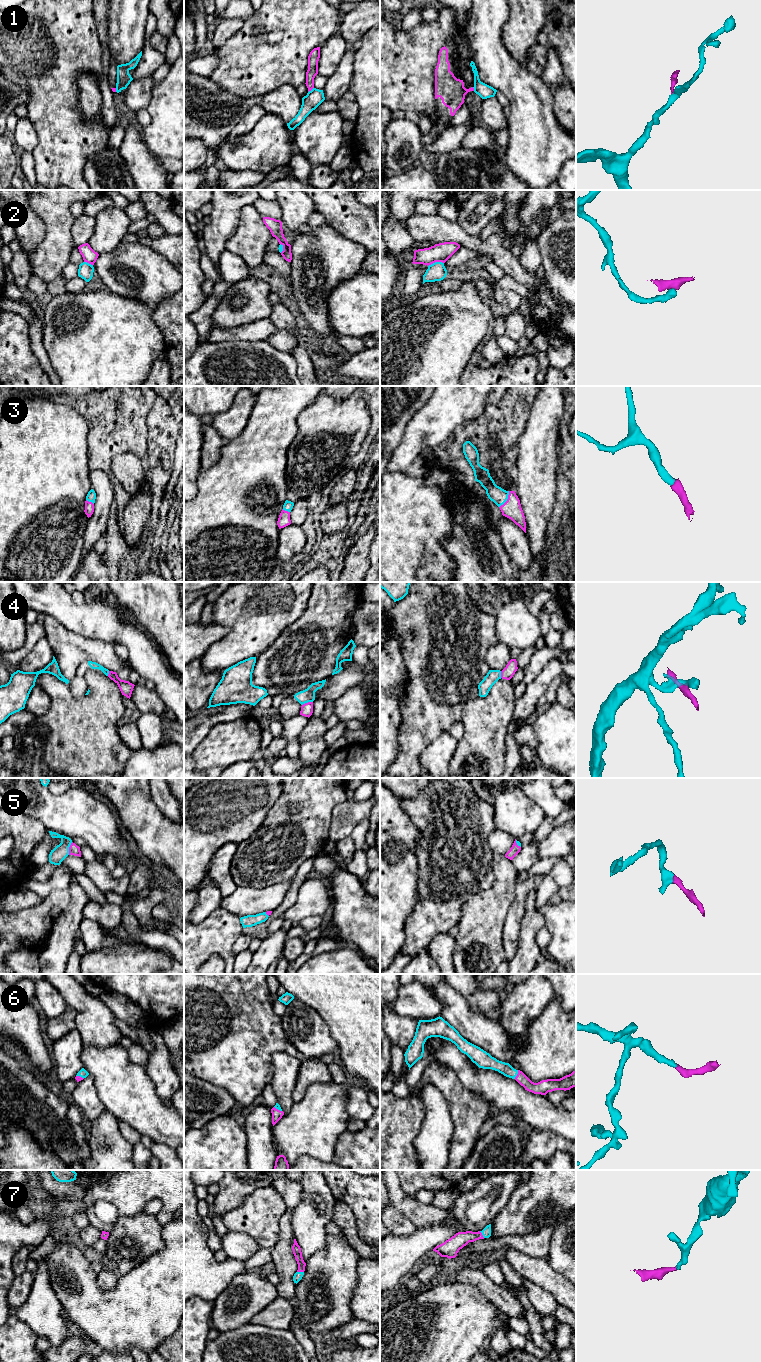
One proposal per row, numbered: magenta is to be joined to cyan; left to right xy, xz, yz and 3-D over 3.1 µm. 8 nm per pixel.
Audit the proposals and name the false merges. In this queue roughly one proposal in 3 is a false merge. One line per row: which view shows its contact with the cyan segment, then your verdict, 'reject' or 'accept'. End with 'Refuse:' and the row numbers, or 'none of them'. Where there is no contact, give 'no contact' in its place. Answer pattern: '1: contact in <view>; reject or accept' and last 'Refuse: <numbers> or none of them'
1: contact in xz; reject
2: contact in yz; reject
3: contact in yz; accept
4: contact in xz; reject
5: contact in xy; accept
6: contact in yz; accept
7: contact in xz; accept
Refuse: 1, 2, 4

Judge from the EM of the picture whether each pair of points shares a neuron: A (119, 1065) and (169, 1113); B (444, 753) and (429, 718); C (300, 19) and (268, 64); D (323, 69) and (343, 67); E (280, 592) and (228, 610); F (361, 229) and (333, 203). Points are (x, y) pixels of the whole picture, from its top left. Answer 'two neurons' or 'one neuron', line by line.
A: one neuron
B: two neurons
C: one neuron
D: two neurons
E: one neuron
F: one neuron

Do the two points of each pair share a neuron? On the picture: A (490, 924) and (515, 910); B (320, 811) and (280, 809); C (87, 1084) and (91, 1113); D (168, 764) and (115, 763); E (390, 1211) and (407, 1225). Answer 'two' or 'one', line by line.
A: two
B: one
C: one
D: two
E: one

